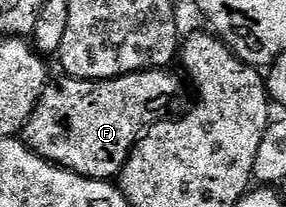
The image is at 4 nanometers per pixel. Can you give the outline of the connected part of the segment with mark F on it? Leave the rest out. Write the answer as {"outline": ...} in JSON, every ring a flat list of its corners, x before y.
{"outline":[[141,70,99,82,59,77,59,82,51,81,40,96,24,127,24,141,35,154,73,174,117,179,139,138,159,121,158,113,181,92,183,79,172,71]]}

